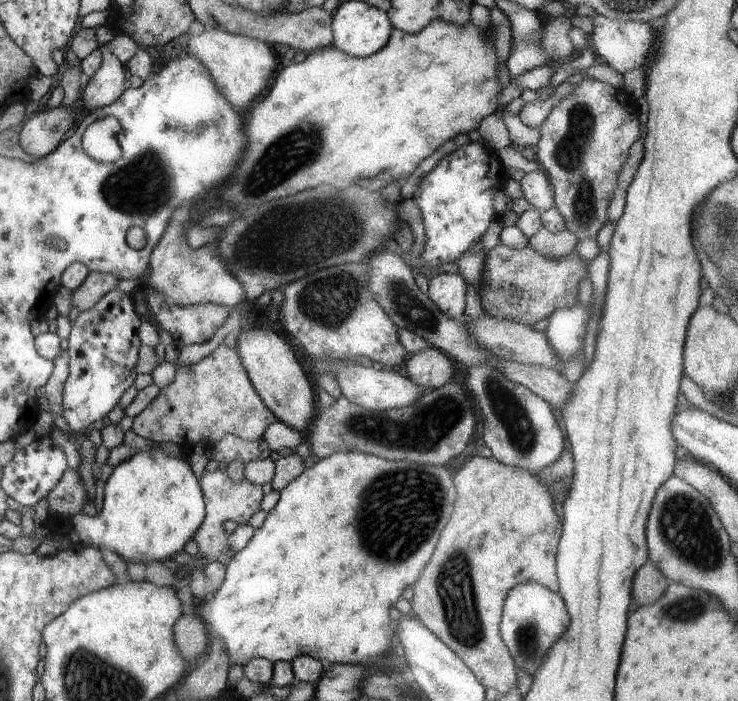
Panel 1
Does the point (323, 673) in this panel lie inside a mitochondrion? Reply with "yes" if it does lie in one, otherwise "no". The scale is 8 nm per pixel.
no

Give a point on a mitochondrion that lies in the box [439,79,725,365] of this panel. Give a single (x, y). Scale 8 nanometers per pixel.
(573, 156)

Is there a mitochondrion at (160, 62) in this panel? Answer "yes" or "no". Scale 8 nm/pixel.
no

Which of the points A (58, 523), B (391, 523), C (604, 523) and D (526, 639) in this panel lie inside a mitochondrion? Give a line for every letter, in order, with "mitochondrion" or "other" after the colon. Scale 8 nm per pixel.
A: other
B: mitochondrion
C: other
D: mitochondrion

